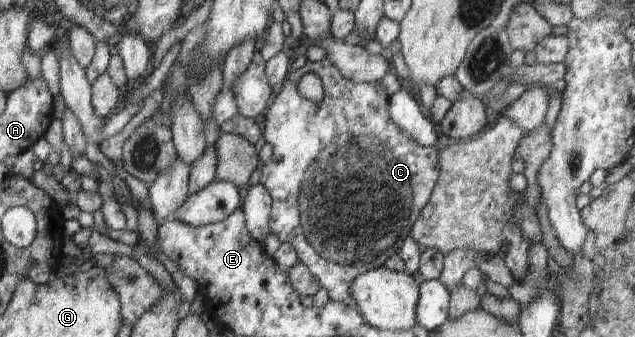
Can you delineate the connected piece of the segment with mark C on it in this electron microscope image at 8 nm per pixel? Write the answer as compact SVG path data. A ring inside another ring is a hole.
M326 56L321 61L308 61L302 68L289 72L286 80L282 83L280 92L270 102L264 126L264 140L272 145L273 154L271 159L262 166L260 183L270 193L271 211L269 232L274 233L282 243L291 244L296 251L300 262L321 282L321 287L326 288L329 300L341 302L350 308L356 309L356 303L351 295L351 282L361 274L369 270L384 267L386 260L399 252L403 242L411 236L411 230L420 216L423 208L428 204L434 185L439 177L440 157L437 145L431 147L420 146L403 128L400 128L389 115L389 96L380 81L369 83L347 79L339 68ZM308 73L317 74L323 84L323 97L320 102L308 100L300 94L298 83Z

